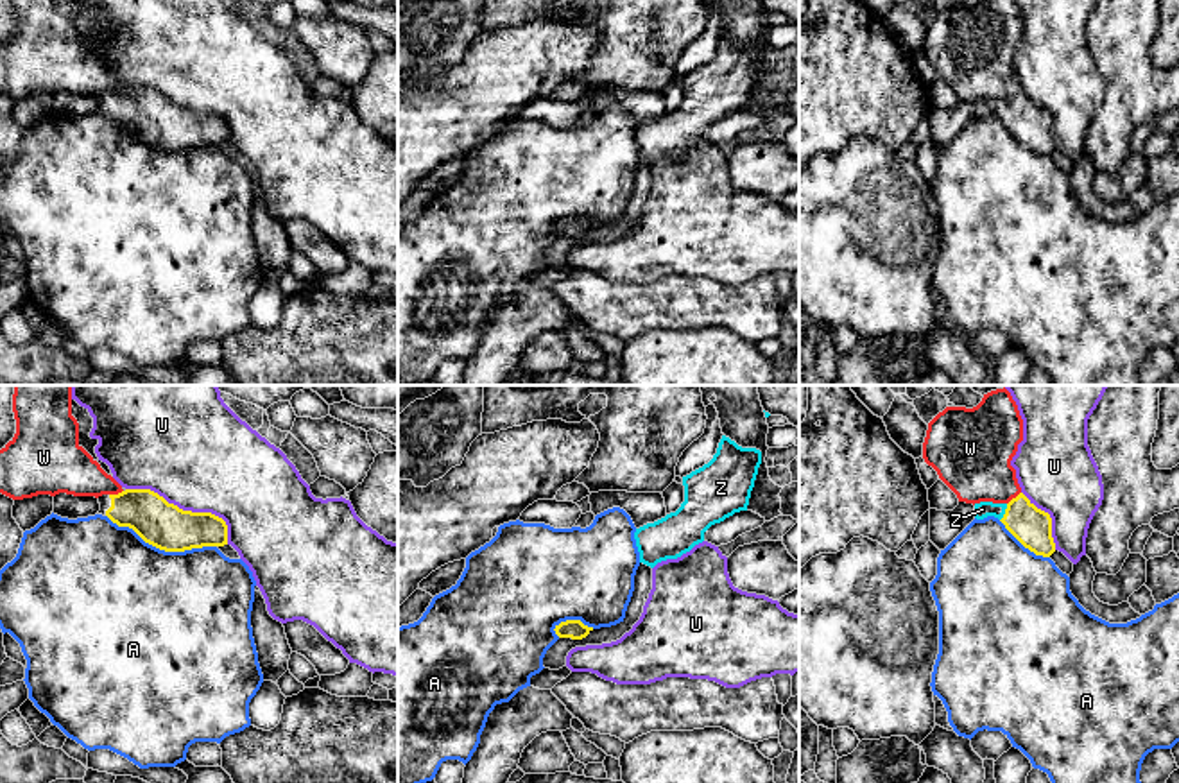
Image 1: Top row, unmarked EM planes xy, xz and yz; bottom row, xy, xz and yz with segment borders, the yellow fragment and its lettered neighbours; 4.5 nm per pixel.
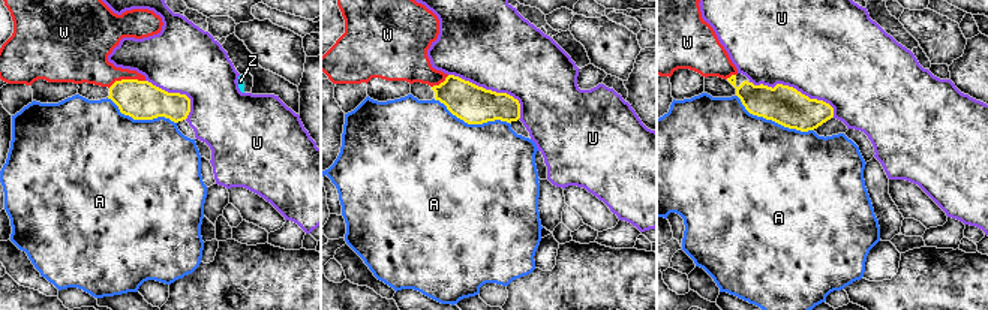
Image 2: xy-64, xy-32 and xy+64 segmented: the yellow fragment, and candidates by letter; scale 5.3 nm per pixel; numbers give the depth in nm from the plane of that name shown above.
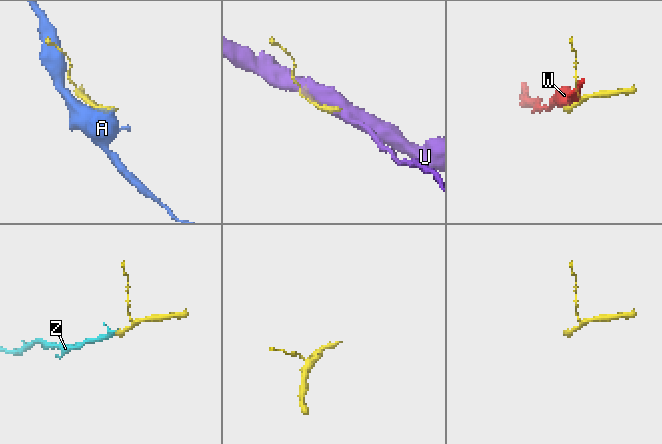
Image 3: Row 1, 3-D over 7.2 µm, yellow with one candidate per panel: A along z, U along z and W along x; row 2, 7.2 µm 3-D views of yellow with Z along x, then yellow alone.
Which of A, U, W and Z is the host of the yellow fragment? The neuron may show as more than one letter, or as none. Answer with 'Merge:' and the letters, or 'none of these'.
Merge: Z

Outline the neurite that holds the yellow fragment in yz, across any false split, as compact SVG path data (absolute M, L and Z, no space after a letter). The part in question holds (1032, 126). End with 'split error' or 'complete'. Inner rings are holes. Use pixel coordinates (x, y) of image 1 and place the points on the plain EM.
M1023 91L1009 102L975 102L975 116L998 116L1005 127L1036 154L1050 156L1055 151L1052 116L1037 108Z; split error

